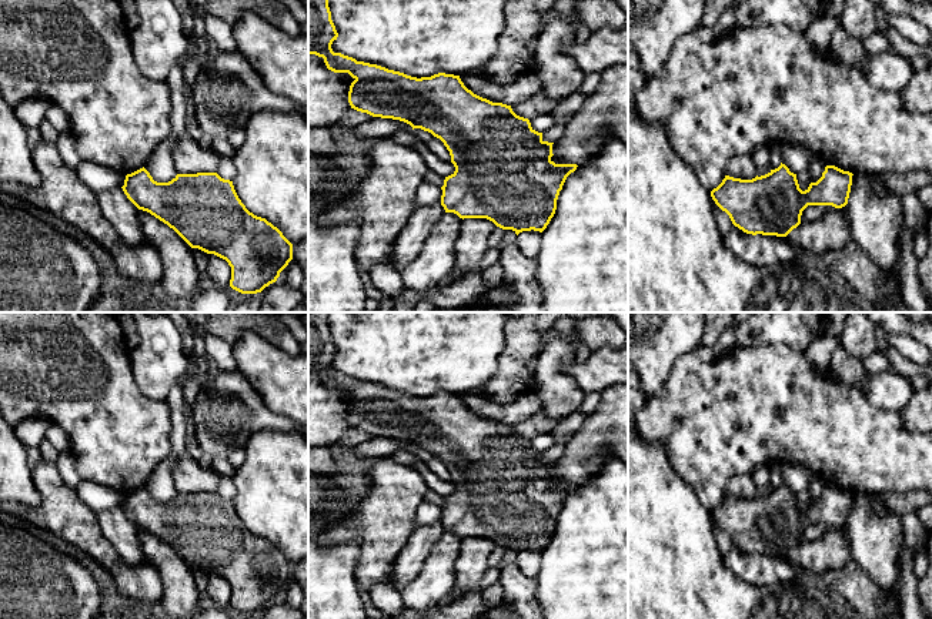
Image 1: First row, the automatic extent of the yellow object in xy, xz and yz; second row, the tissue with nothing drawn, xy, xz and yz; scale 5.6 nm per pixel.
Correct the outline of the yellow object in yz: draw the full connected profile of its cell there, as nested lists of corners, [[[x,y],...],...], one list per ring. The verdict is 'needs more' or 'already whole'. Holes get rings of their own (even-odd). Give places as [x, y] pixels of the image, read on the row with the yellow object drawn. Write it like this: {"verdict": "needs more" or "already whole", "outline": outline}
{"verdict": "already whole", "outline": [[[781,163],[778,168],[752,180],[725,175],[711,197],[744,232],[786,237],[801,224],[802,211],[808,205],[845,207],[852,175],[826,165],[822,177],[802,191],[796,174]]]}

